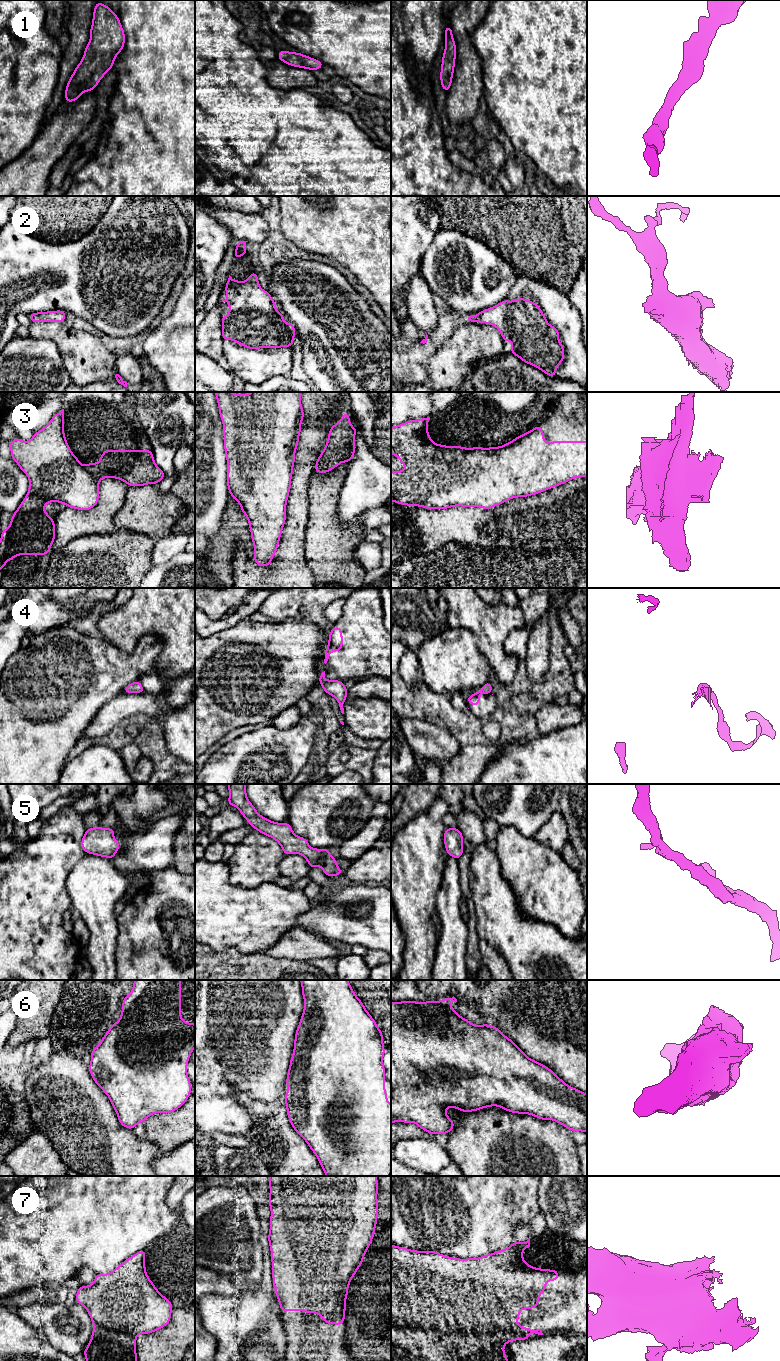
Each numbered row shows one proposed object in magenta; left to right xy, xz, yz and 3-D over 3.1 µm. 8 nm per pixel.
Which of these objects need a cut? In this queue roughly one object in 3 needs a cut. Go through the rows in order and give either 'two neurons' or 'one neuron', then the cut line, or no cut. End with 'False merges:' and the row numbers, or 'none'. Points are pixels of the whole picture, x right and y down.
1: one neuron; cut none
2: one neuron; cut none
3: one neuron; cut none
4: two neurons; cut yz (480, 690), (483, 692)
5: one neuron; cut none
6: one neuron; cut none
7: one neuron; cut none
False merges: 4

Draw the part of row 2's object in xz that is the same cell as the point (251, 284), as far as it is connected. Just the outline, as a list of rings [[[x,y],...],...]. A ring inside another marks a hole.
[[[252,272],[244,282],[234,280],[229,275],[225,293],[228,297],[221,300],[229,304],[229,315],[222,315],[221,318],[223,340],[234,340],[248,349],[293,347],[295,326],[284,322],[284,313],[276,310],[276,303],[269,292],[259,286],[256,272]]]

